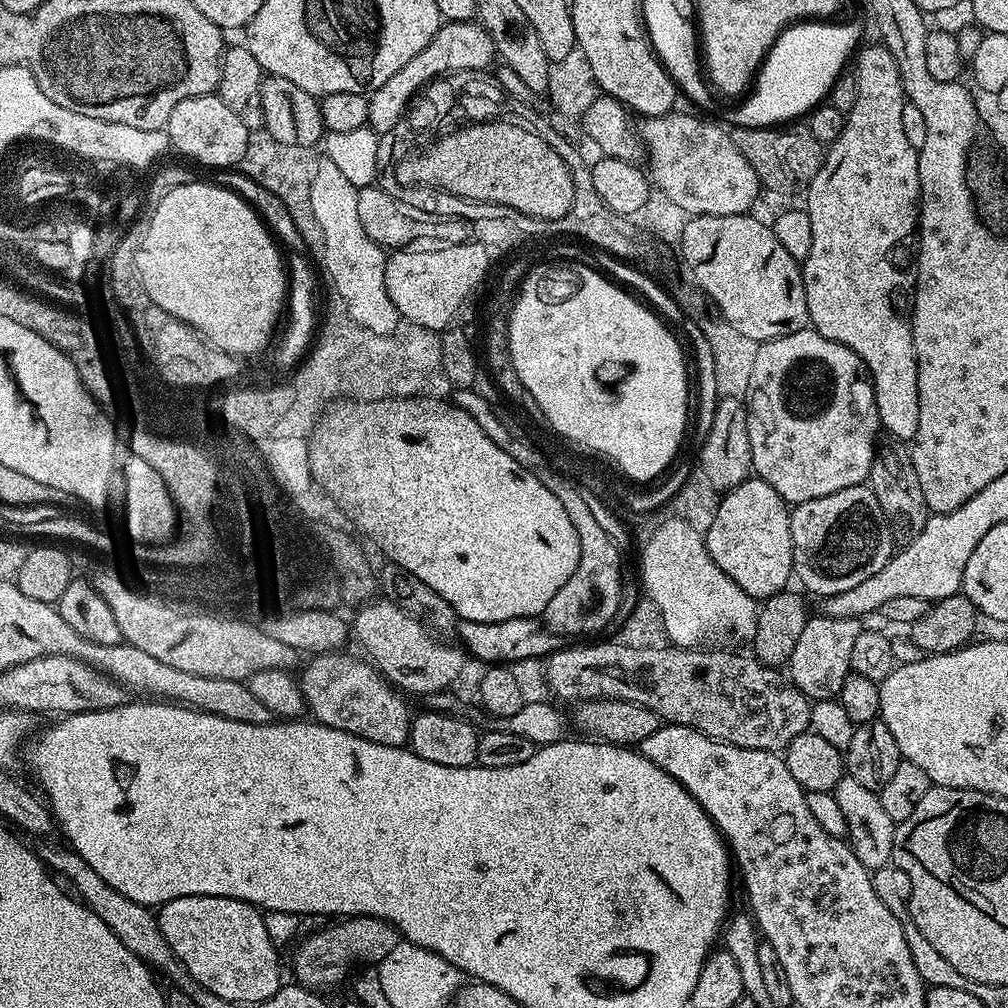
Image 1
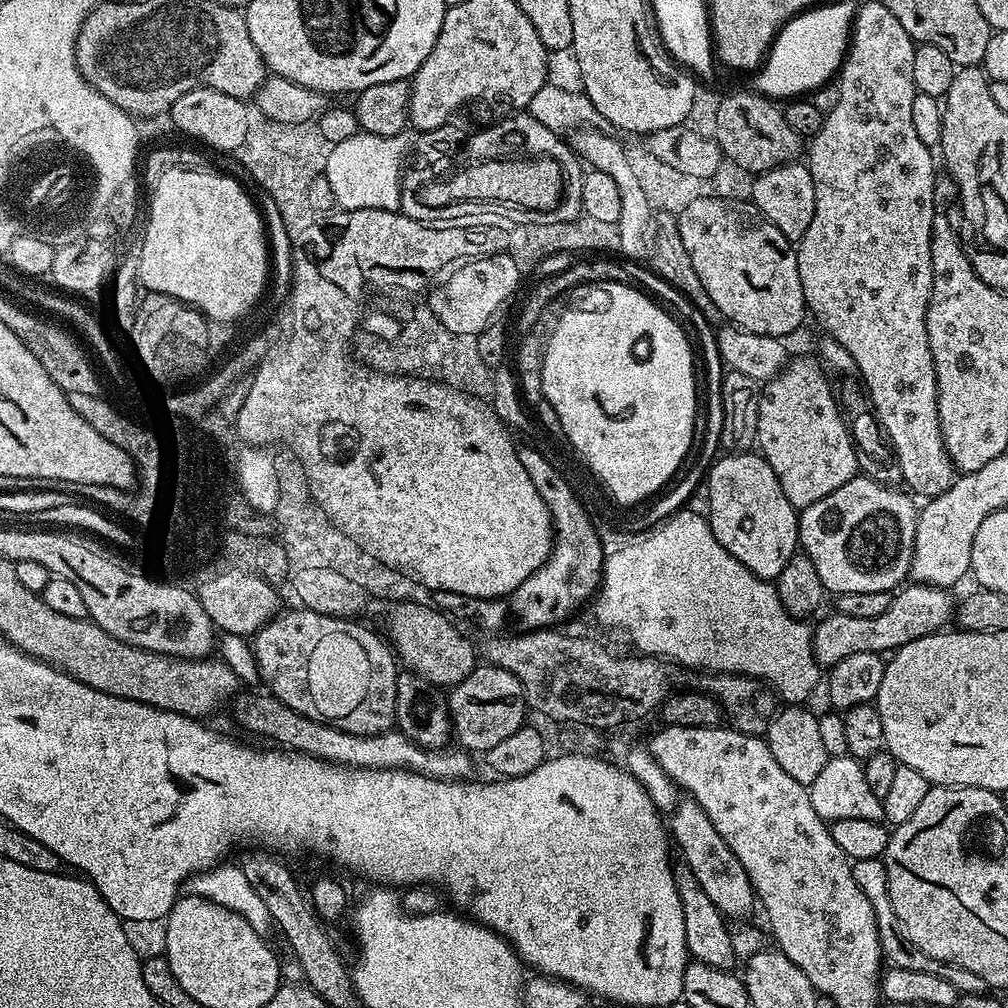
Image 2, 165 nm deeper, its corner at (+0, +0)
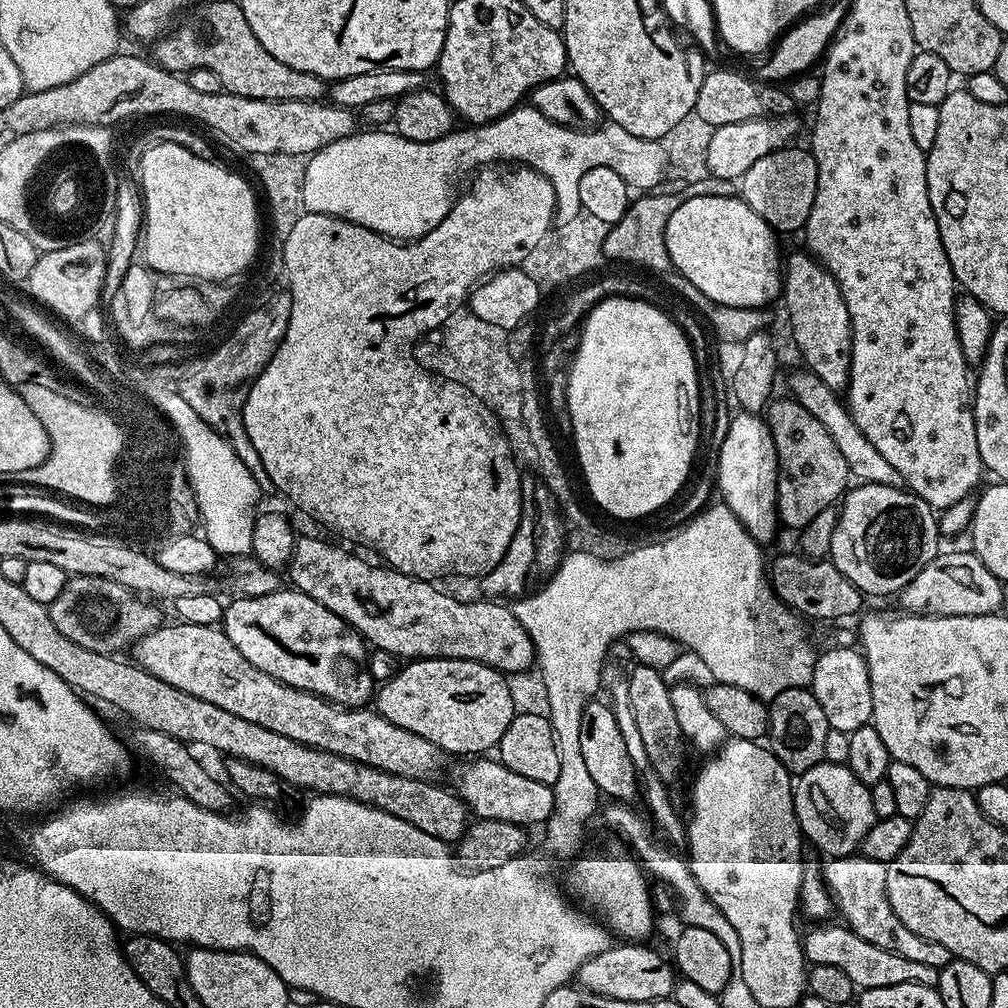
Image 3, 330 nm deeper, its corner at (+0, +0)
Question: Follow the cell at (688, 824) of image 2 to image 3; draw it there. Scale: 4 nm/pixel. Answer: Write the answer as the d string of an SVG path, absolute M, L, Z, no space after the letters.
M644 664L635 665L634 668L629 671L628 689L637 729L656 776L667 786L673 786L684 772L688 744L675 717L671 687L663 680L659 669Z

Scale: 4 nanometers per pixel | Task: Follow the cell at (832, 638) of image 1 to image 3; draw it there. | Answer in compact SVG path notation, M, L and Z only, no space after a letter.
M941 551L898 594L905 613L914 616L994 616L1003 606L1004 584L976 557L975 552Z

